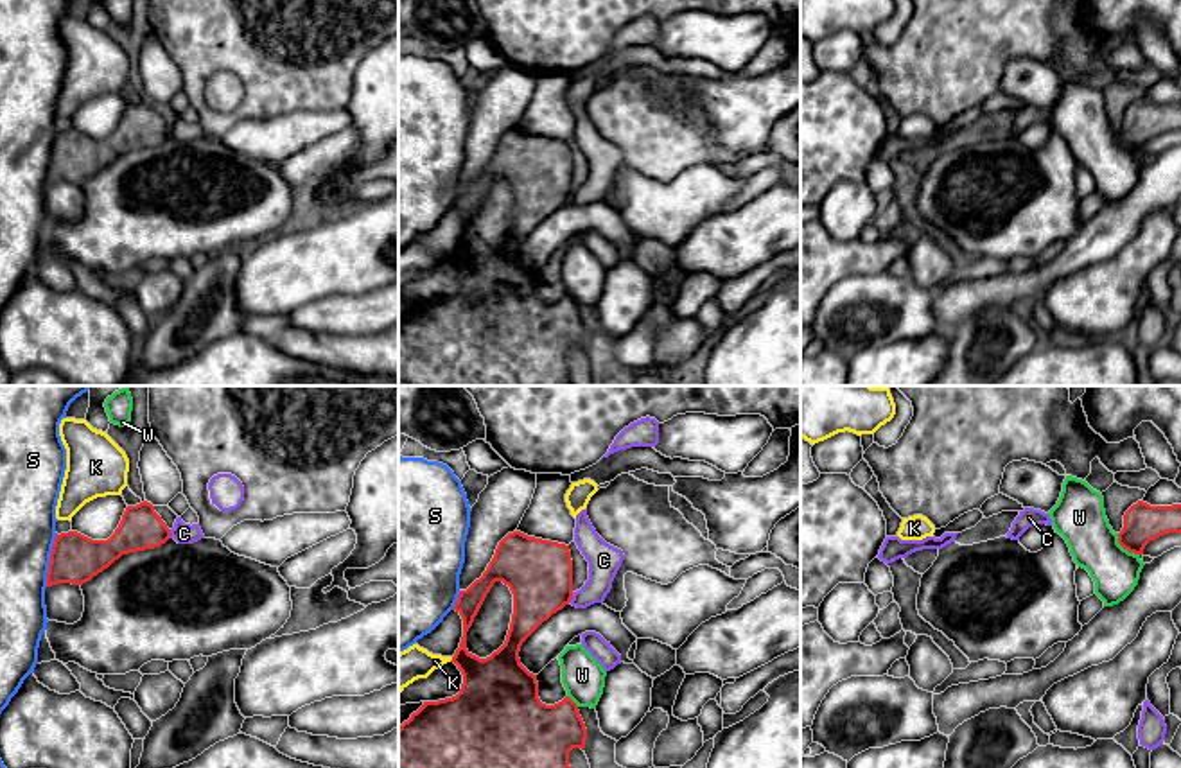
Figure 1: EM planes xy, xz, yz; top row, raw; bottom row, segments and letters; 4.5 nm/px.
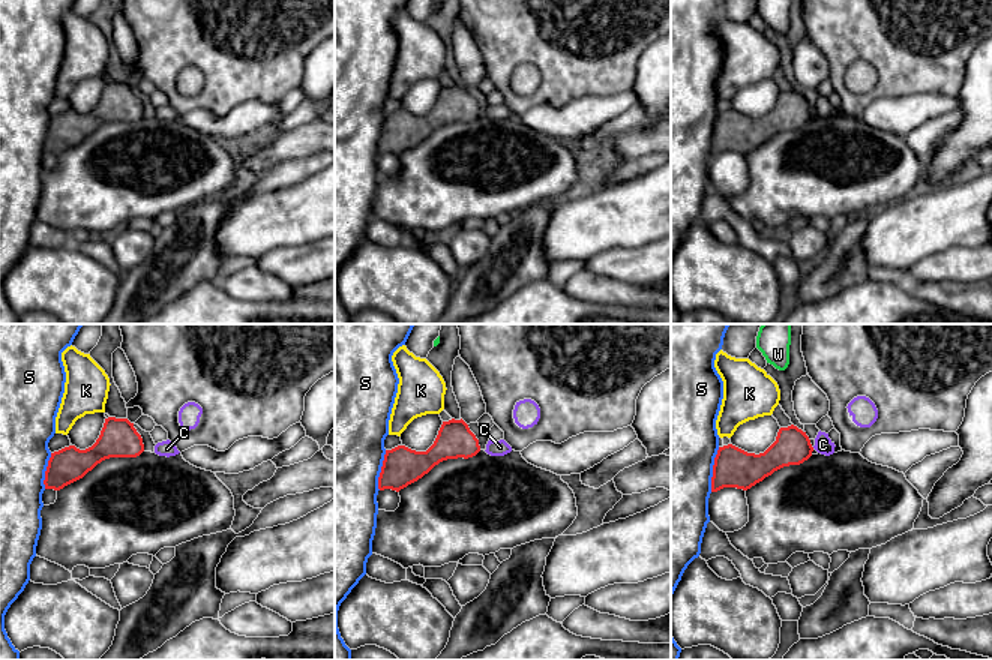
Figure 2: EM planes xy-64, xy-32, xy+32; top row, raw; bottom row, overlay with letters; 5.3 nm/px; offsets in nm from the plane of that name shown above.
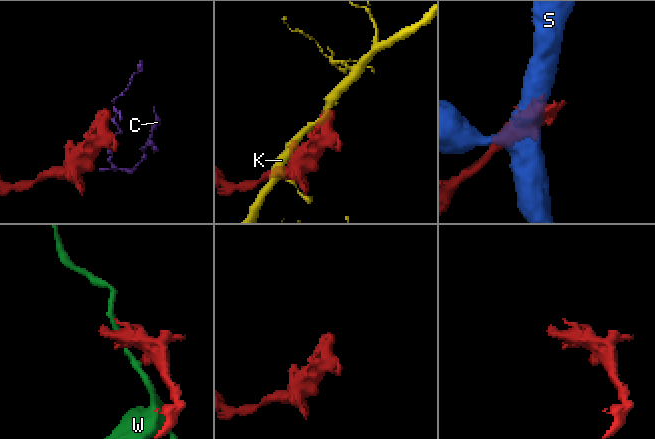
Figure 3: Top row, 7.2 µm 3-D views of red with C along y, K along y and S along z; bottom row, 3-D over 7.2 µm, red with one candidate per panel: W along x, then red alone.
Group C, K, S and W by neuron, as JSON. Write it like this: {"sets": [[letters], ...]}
{"sets": [["C"], ["K"], ["S"], ["W"]]}

